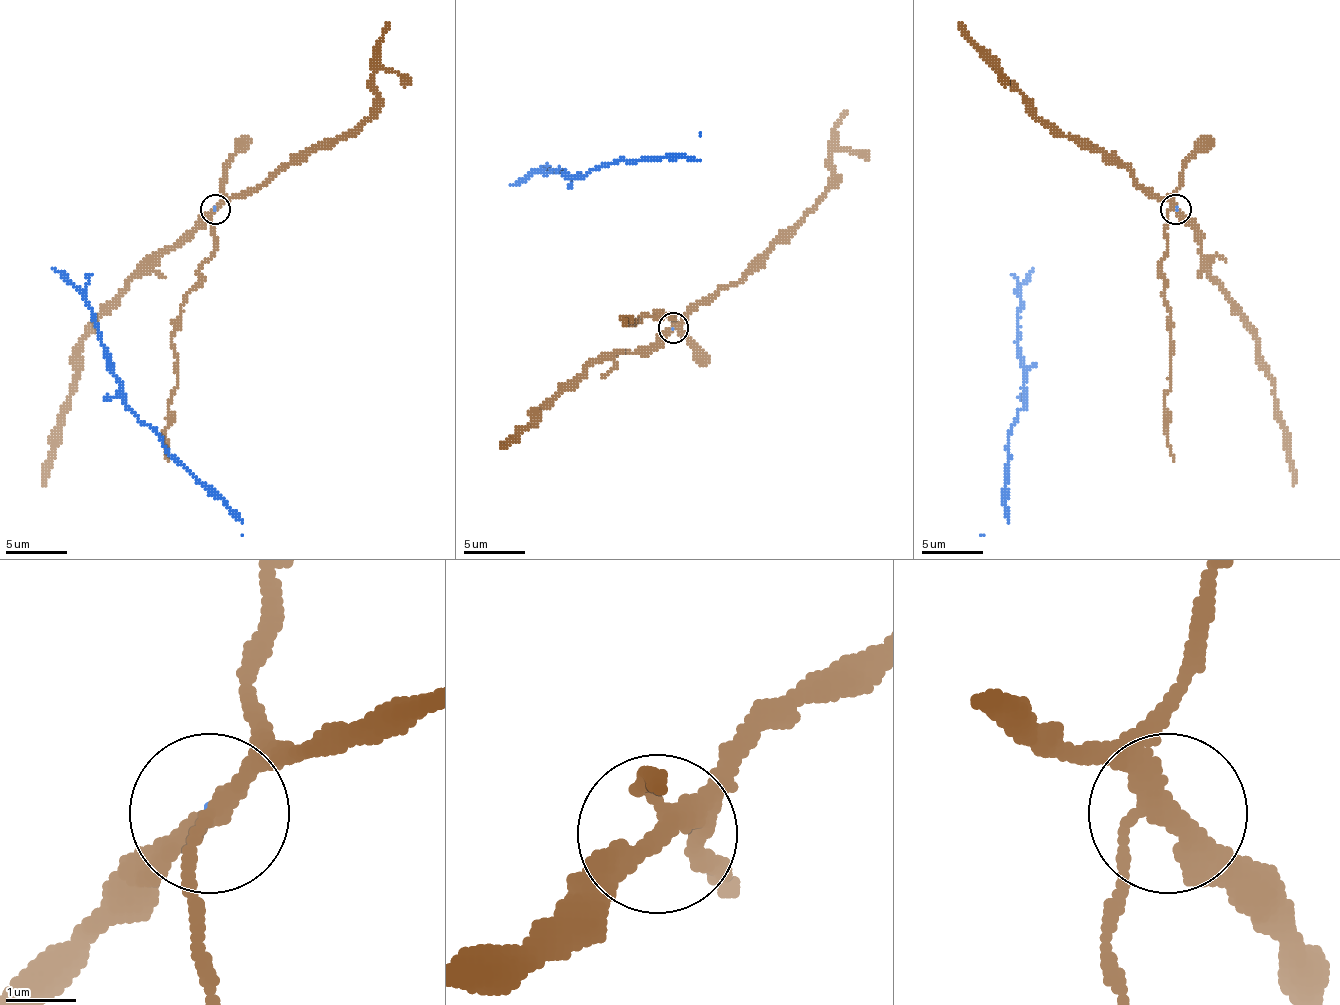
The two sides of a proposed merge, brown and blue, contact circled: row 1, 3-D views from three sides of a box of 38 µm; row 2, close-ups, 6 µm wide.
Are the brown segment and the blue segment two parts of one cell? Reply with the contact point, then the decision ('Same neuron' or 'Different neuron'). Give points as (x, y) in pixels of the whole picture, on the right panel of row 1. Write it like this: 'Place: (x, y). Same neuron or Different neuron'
Place: (1176, 209). Different neuron

